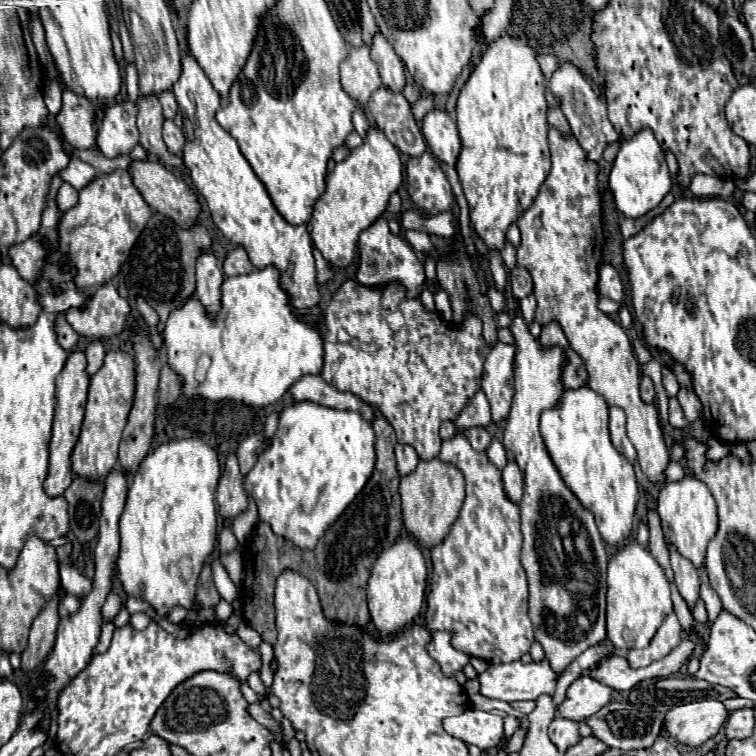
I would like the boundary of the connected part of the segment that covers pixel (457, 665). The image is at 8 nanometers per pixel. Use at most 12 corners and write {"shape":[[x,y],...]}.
{"shape":[[432,632],[428,652],[448,676],[470,660],[450,644],[450,632]]}

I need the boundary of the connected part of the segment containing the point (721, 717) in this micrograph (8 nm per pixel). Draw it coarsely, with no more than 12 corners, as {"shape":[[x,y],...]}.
{"shape":[[696,700],[666,714],[666,730],[700,746],[724,726],[720,700]]}

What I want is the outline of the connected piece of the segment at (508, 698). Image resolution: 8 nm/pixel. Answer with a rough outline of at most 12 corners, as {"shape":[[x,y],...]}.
{"shape":[[544,658],[490,664],[480,694],[504,702],[554,696],[560,674]]}

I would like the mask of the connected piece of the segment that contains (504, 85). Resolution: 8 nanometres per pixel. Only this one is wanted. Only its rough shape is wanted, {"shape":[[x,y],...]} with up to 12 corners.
{"shape":[[520,36],[460,90],[458,176],[500,250],[550,172],[546,86]]}

